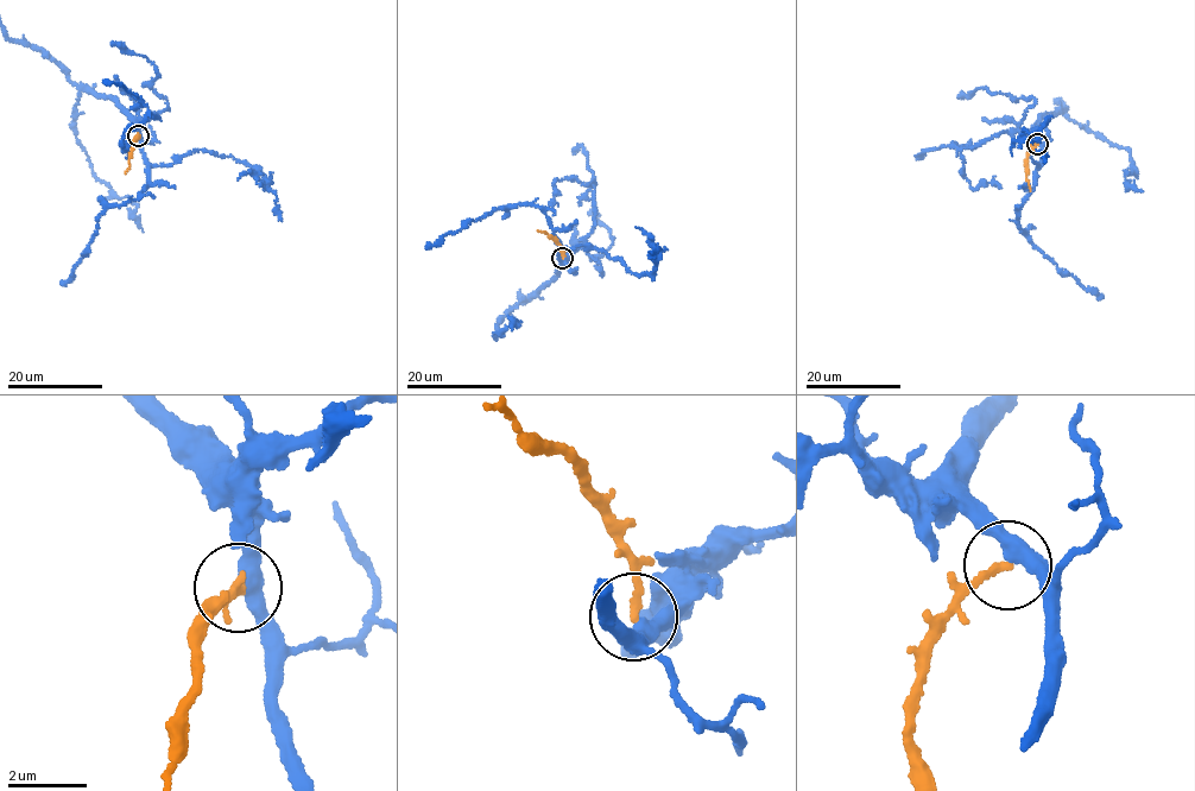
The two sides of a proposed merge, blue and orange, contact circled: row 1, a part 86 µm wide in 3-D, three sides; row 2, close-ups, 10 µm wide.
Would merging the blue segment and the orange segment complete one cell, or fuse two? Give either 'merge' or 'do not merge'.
do not merge

